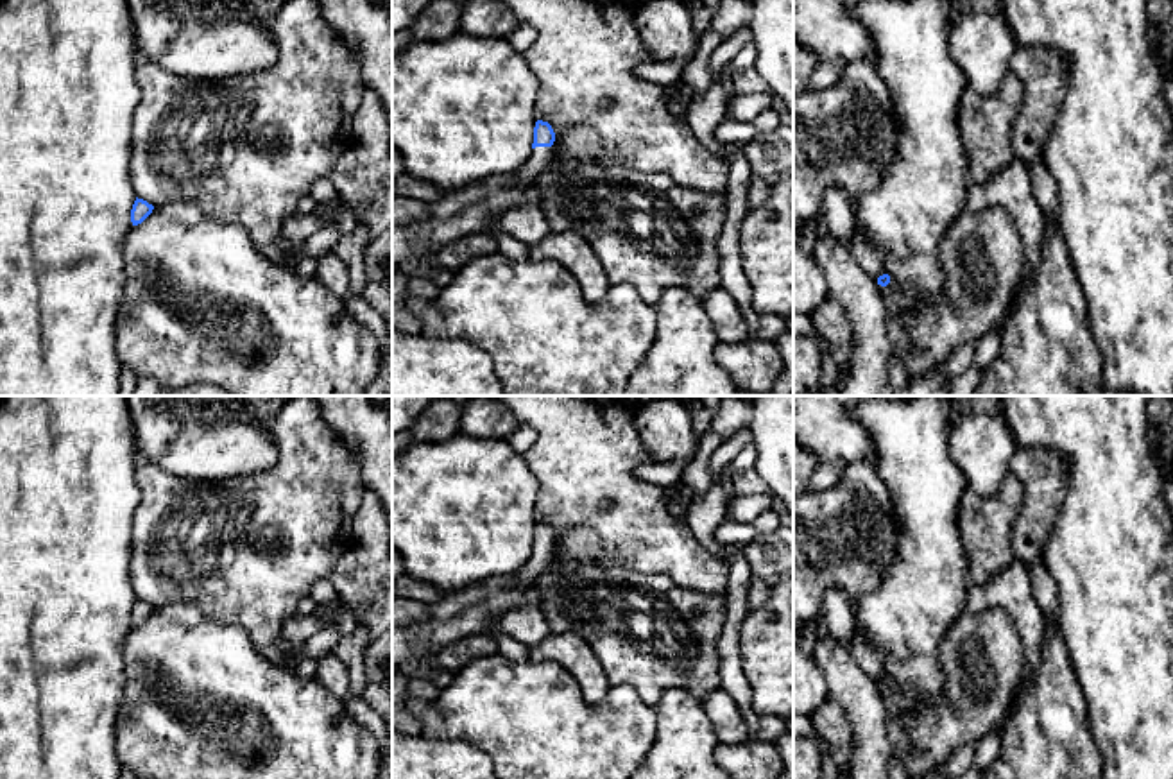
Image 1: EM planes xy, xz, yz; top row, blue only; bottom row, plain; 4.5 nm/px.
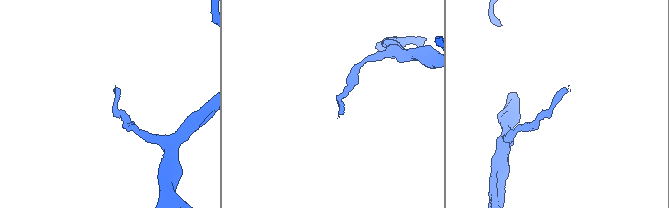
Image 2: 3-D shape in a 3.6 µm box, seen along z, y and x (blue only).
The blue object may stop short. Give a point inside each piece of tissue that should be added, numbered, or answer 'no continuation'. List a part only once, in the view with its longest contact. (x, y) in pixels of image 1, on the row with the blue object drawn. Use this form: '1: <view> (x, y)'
1: xz (539, 160)

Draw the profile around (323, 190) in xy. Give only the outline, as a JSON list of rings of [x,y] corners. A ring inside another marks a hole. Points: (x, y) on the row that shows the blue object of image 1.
[[[321,177],[313,183],[310,195],[321,204],[331,202],[338,195],[338,192],[330,177]]]

